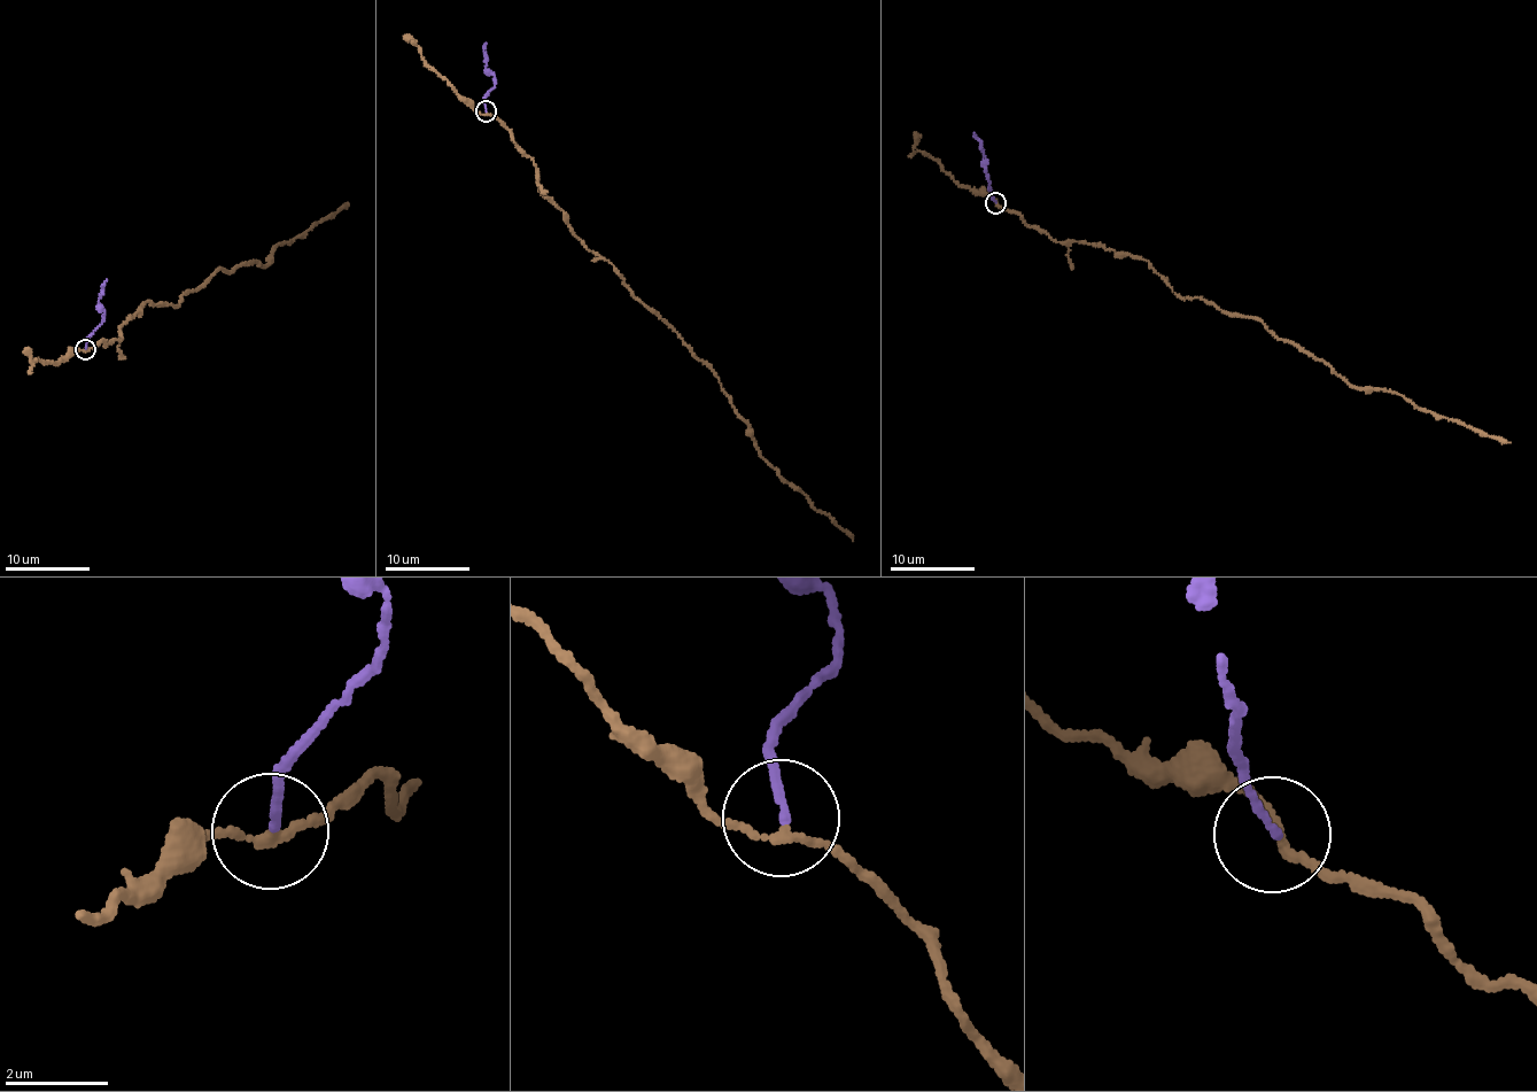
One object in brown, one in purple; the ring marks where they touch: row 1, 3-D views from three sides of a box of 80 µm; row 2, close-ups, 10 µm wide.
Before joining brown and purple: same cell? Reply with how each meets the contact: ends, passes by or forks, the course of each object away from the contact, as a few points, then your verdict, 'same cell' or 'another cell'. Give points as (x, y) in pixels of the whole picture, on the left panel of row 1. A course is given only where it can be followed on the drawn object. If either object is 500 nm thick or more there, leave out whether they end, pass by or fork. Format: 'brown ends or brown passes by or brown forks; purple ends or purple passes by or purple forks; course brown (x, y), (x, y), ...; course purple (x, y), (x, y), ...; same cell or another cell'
brown passes by; purple ends; course brown (85, 350), (121, 340), (118, 326), (141, 304), (178, 306), (219, 269), (265, 265), (273, 246), (348, 202); course purple (85, 348), (86, 338), (105, 318), (98, 301), (107, 279); another cell

